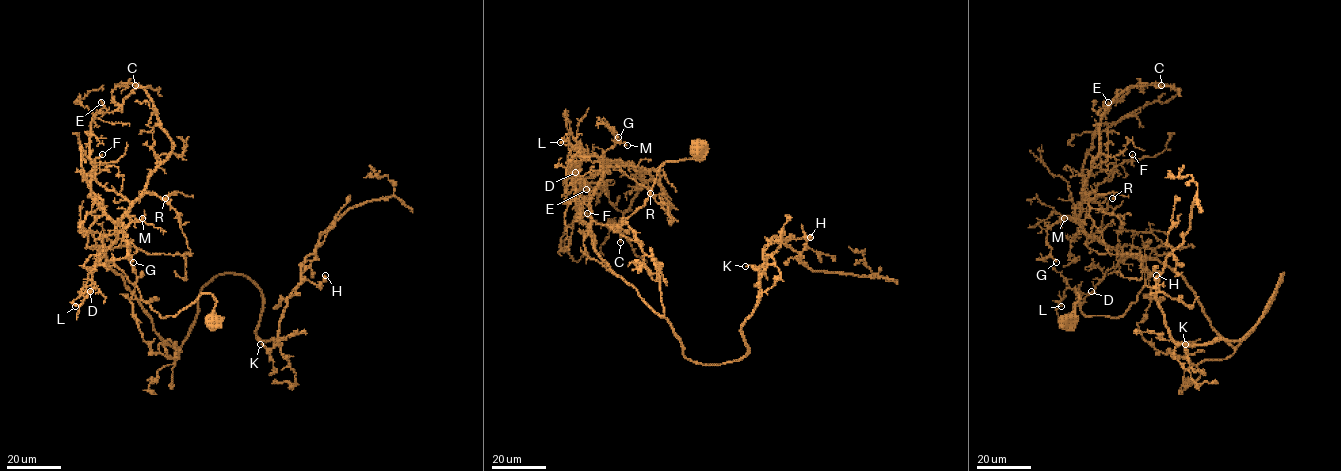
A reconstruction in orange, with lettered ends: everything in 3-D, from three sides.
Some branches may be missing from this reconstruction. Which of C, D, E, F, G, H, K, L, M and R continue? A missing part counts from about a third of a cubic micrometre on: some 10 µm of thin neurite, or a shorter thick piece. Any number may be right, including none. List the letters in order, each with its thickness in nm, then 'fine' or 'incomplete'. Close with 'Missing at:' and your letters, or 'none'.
C: 220 nm | fine
D: 240 nm | fine
E: 240 nm | fine
F: 160 nm | fine
G: 260 nm | incomplete
H: 360 nm | fine
K: 200 nm | fine
L: 220 nm | fine
M: 240 nm | fine
R: 190 nm | fine
Missing at: G

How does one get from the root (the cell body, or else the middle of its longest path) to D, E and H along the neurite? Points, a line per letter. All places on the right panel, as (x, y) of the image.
D: (1065, 324), (1078, 293), (1087, 316), (1122, 316), (1145, 285), (1143, 264), (1121, 256), (1091, 291)
E: (1065, 324), (1078, 293), (1119, 317), (1145, 285), (1079, 219), (1103, 110), (1131, 87), (1108, 102)
H: (1065, 324), (1078, 293), (1122, 316), (1157, 258), (1236, 347), (1283, 274), (1241, 339), (1192, 345), (1156, 275)

